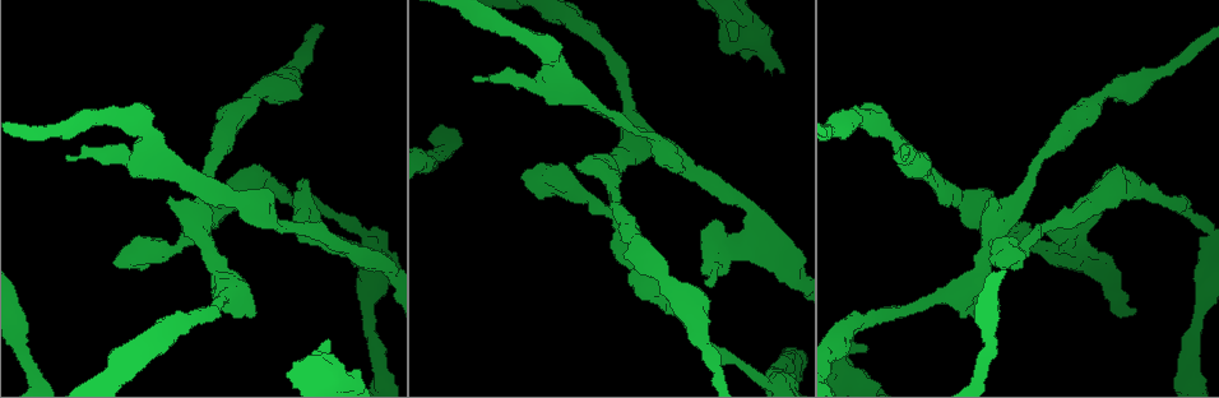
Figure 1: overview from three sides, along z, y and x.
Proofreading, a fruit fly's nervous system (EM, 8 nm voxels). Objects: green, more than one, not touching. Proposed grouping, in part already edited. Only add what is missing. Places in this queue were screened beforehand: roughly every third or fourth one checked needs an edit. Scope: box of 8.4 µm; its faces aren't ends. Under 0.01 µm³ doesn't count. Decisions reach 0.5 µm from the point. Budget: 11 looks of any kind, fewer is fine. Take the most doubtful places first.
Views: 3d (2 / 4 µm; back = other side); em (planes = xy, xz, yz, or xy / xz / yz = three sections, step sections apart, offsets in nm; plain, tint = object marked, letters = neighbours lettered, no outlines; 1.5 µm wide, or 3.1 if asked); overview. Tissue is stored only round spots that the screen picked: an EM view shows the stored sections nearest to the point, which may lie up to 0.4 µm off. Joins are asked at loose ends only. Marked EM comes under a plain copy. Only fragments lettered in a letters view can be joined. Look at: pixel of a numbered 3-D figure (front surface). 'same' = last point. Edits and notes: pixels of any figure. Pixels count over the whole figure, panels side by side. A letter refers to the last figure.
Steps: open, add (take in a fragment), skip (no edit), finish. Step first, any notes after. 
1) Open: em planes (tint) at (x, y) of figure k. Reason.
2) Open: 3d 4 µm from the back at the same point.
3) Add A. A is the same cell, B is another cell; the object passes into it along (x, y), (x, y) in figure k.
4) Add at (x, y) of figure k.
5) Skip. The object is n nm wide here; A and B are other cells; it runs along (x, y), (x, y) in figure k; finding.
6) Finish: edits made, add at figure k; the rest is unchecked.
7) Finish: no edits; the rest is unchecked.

Open: 3d 4 µm at (999, 262) of figure 1. Branch stops here.

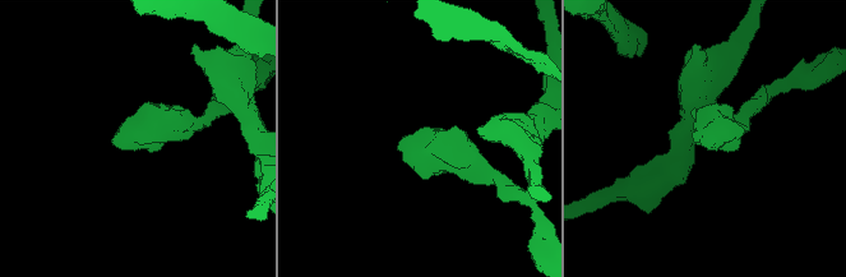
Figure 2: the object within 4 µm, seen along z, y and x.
Open: em xz step 8 (letters) at (401, 139) of figure 2. Need the tissue.

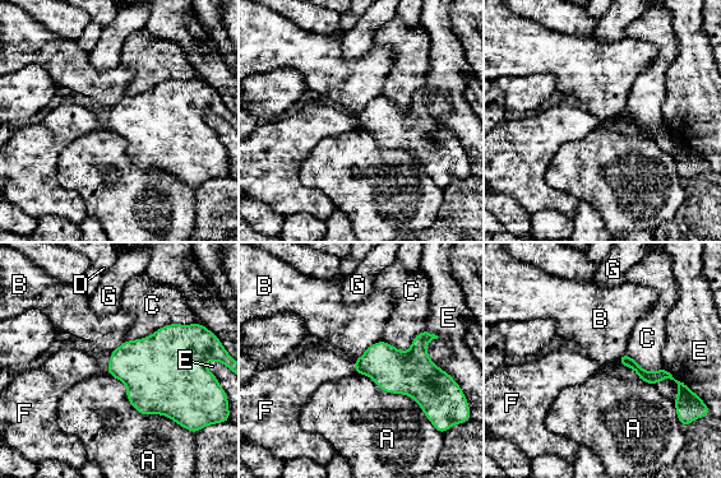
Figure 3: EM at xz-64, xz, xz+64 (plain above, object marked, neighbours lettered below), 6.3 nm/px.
Skip. A, B, C, D, E, F and G are other cells; it runs along (623, 360), (646, 376), (666, 375) in figure 3; no lettered fragment goes on from it.

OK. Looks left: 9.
Open: em planes (letters) at (706, 282) of figure 1. End of a long branch.

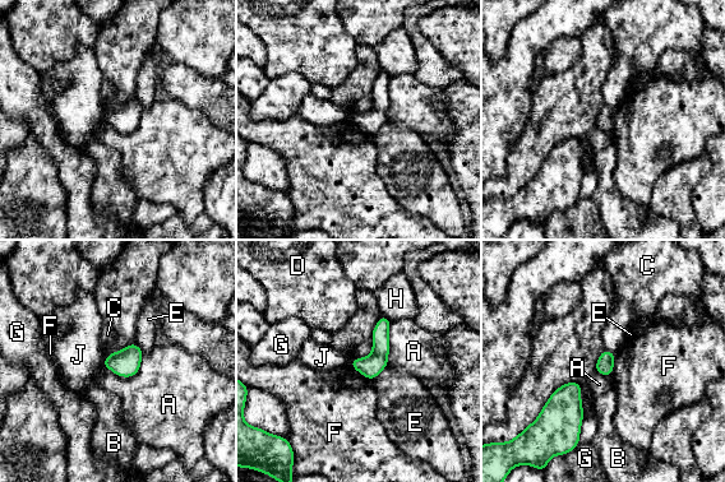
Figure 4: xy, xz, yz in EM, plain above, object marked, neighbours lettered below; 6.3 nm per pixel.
Skip. A, B, C, D, E, F, G, H and J are other cells; a border runs along (615, 353), (613, 372), (609, 376) in figure 4; none of them fits.

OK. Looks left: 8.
Open: 3d 2 µm at (477, 78) of figure 1. An open end.

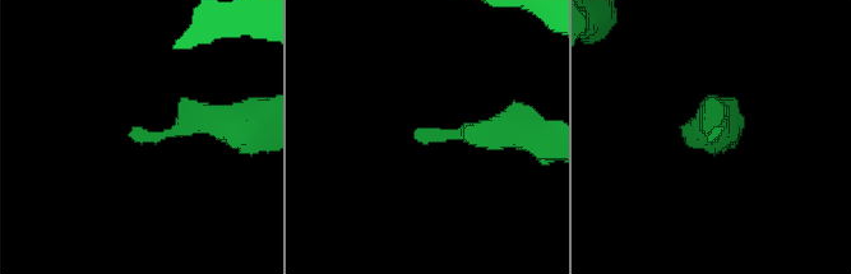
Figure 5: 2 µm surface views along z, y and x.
Open: em planes (letters) at (711, 131) of figure 5. Now the EM.

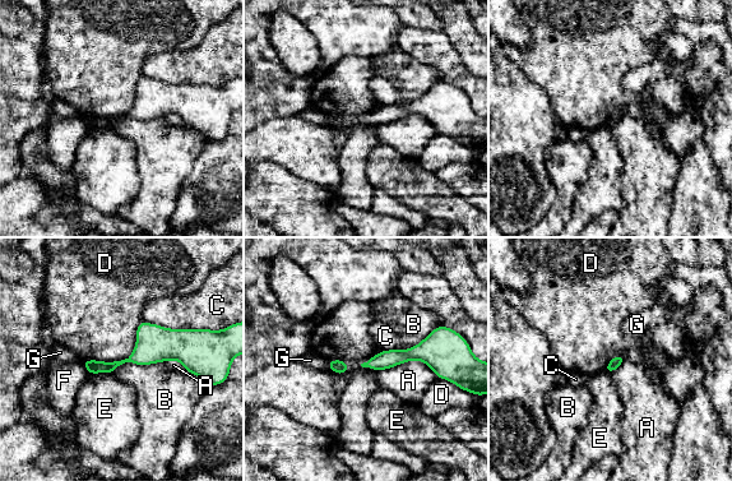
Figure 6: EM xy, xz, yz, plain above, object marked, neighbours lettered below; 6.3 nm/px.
Skip. The longest contact is with D, 460 nm; A, B, C, D, E, F and G are other cells; it runs along (198, 354), (87, 364) in figure 6; none of them fits.

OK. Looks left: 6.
Open: em xz step 8 (letters) at (991, 200) of figure 1. An open end.

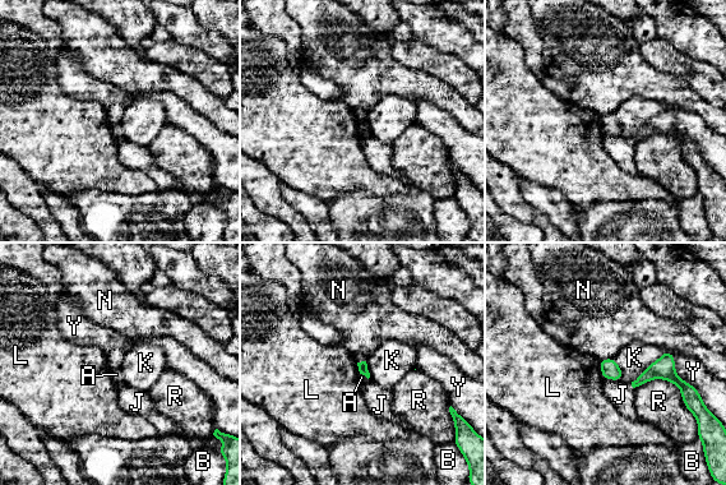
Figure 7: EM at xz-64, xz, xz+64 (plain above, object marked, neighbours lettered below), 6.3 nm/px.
Open: em planes (letters) at the same point.

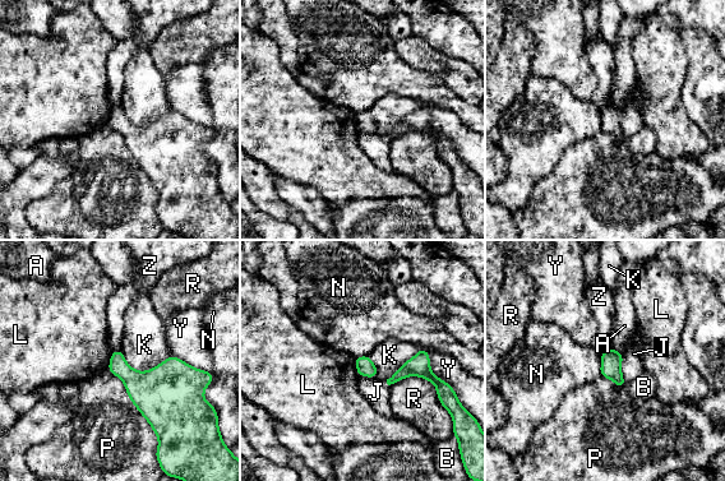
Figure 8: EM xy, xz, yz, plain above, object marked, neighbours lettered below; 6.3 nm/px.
Skip. A, B, J, K, L, N, P, R, Y and Z are other cells; a border runs along (601, 355), (600, 375) in figure 8; none of them fits.

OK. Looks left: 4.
Finish: no edits; the rest is unchecked.

